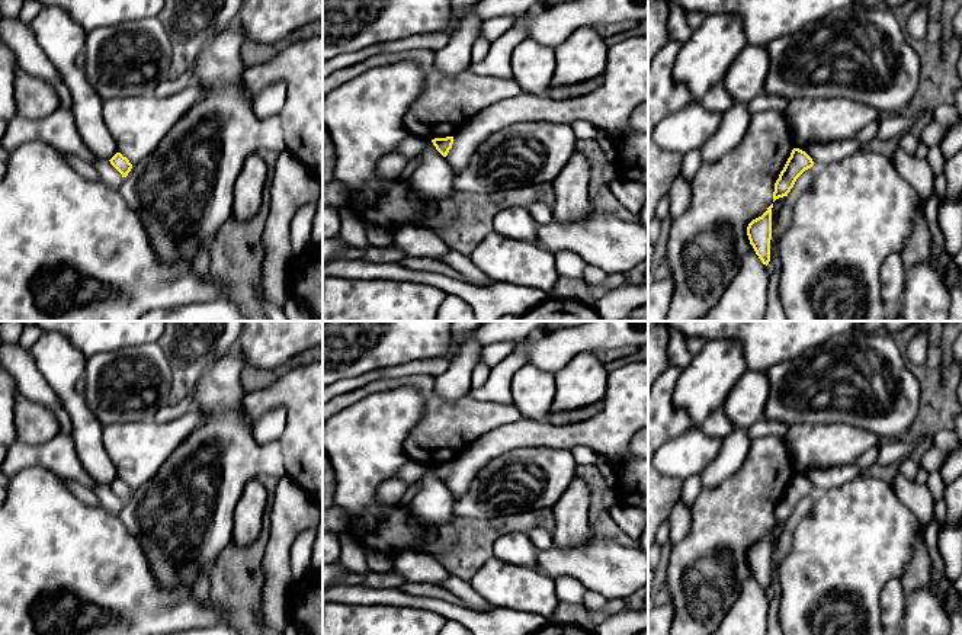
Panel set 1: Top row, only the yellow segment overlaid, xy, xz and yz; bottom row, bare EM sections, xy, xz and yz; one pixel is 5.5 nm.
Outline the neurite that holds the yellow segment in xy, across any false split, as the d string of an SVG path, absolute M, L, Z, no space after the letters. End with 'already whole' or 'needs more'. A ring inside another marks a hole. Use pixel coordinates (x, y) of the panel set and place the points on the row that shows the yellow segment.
M116 153L109 161L122 174L122 177L126 177L132 169L129 160L121 153Z; already whole

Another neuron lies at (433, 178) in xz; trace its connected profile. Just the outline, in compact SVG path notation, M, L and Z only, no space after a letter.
M430 142L419 155L419 167L411 176L410 185L427 198L443 199L455 192L453 170L446 157L443 157L433 142Z

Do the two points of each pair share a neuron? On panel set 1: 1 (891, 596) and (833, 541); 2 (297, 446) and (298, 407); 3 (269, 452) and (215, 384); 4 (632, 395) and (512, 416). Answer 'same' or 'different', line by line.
1: different
2: same
3: same
4: different

